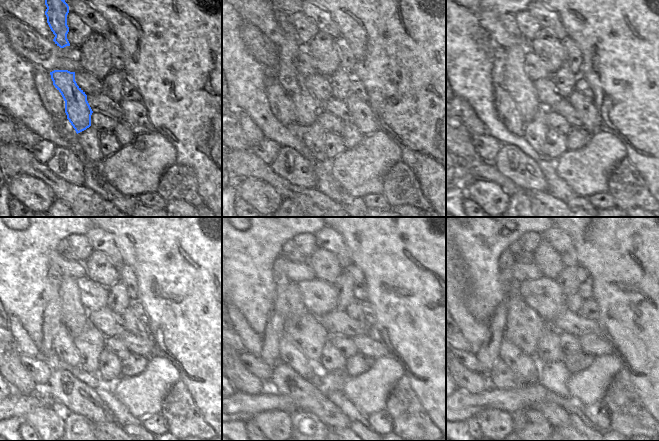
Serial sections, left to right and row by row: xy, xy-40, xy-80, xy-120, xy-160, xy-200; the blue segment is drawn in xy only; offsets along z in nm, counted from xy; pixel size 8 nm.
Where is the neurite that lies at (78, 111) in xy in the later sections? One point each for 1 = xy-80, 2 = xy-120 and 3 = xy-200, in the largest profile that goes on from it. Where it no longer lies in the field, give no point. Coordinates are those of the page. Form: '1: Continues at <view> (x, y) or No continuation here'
1: Continues at xy-80 (515, 80)
2: Continues at xy-120 (73, 314)
3: Continues at xy-200 (513, 248)

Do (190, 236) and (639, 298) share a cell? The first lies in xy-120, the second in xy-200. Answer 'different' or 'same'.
same

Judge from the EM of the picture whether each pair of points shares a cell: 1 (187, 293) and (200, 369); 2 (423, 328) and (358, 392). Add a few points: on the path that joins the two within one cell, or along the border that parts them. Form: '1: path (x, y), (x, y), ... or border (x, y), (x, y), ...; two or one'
1: path (200, 312), (200, 350); one
2: border (388, 354), (402, 367), (403, 373); two

